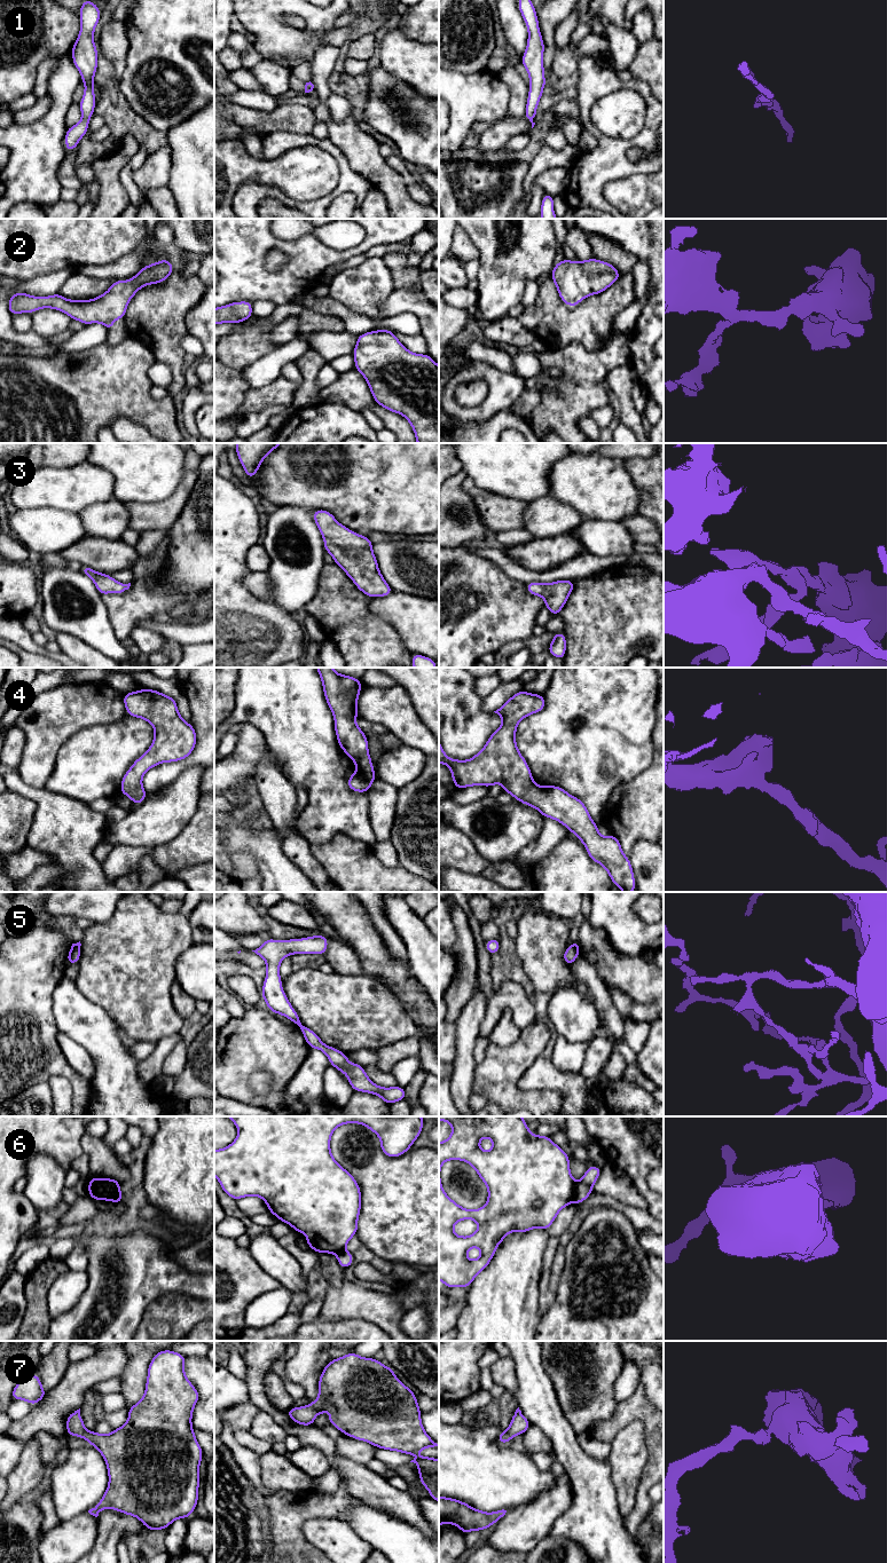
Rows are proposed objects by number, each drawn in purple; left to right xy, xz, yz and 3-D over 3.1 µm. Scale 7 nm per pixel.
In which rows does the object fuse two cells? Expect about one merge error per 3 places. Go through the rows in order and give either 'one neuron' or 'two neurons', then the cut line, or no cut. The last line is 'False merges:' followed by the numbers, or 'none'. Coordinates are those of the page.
1: one neuron | no cut
2: one neuron | no cut
3: one neuron | no cut
4: one neuron | no cut
5: two neurons | xz (301, 1025), (299, 1027)
6: two neurons | yz (575, 1183), (572, 1201)
7: one neuron | no cut
False merges: 5, 6

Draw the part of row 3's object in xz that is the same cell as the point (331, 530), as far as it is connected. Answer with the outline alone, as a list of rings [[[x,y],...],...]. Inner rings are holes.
[[[315,510],[313,519],[324,540],[324,551],[330,553],[356,587],[369,598],[386,597],[394,591],[378,569],[372,552],[372,542],[340,524],[325,510]]]

